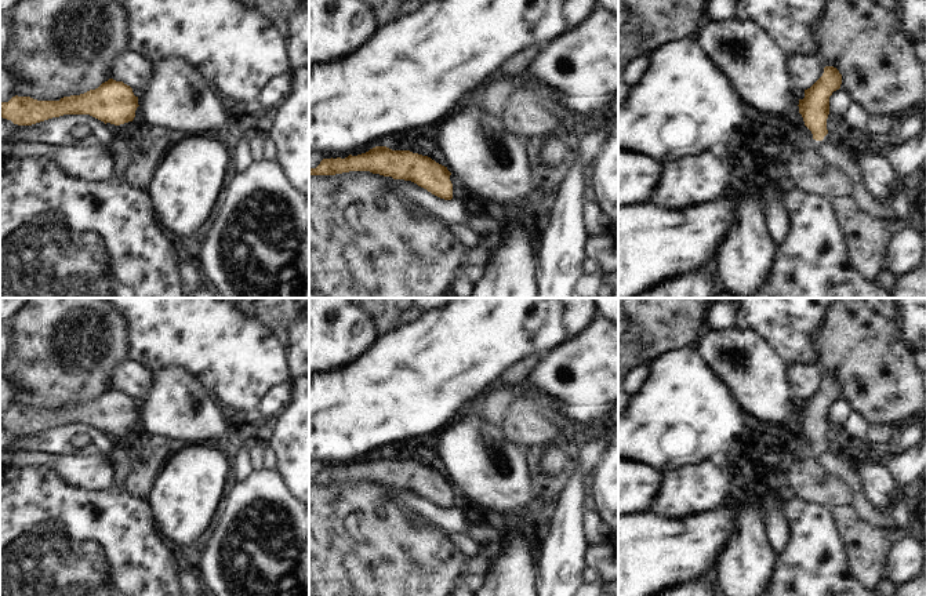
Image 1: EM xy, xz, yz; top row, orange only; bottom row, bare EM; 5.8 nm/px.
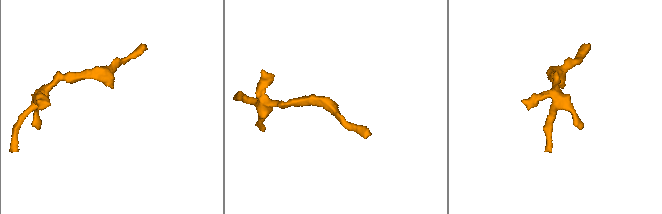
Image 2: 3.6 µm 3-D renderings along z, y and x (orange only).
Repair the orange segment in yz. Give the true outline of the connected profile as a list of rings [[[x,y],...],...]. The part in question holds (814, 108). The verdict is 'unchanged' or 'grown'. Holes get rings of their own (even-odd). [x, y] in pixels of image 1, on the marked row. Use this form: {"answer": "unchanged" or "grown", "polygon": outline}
{"answer": "grown", "polygon": [[[825,66],[822,76],[807,90],[805,98],[799,99],[799,113],[805,126],[811,131],[814,146],[822,141],[831,141],[834,137],[827,130],[827,119],[829,115],[829,97],[839,90],[842,74],[834,66]]]}

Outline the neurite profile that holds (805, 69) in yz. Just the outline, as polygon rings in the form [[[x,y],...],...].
[[[788,54],[787,61],[791,81],[803,91],[810,88],[824,73],[824,66],[813,54]]]

